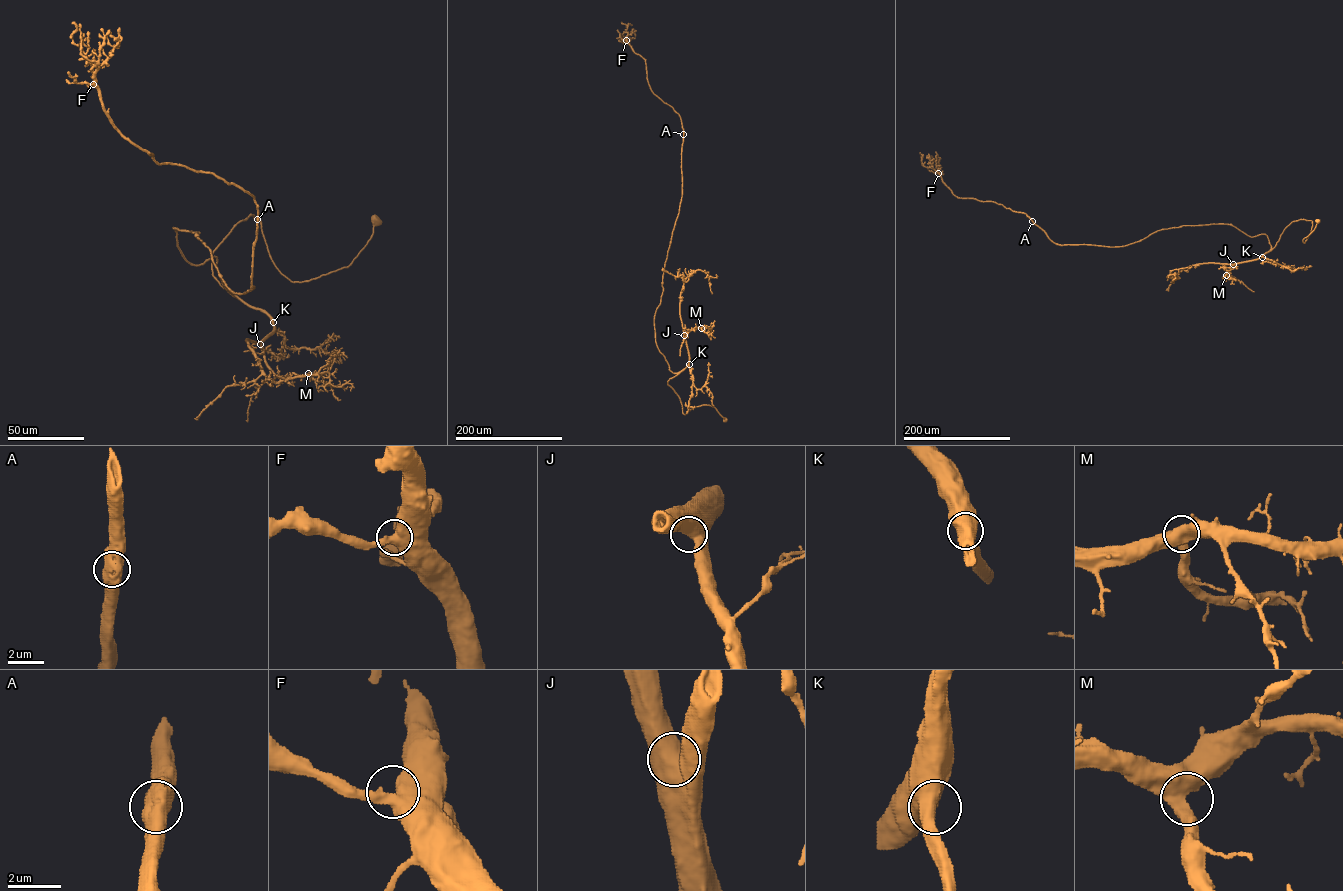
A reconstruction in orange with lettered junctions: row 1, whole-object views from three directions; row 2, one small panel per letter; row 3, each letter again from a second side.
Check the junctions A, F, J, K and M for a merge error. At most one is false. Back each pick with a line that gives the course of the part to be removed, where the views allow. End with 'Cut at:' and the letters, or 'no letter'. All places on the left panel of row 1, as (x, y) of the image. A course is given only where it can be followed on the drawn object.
Cut at: no letter

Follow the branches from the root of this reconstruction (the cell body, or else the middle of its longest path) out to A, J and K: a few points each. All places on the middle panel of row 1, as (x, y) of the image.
A: (725, 419), (707, 405), (683, 413), (667, 384), (680, 372), (669, 369), (655, 342), (683, 134)
J: (725, 419), (714, 407), (707, 405), (694, 407), (684, 414), (680, 398), (667, 384), (688, 363), (684, 335)
K: (725, 419), (714, 407), (707, 405), (683, 413), (680, 398), (667, 382), (689, 364)

